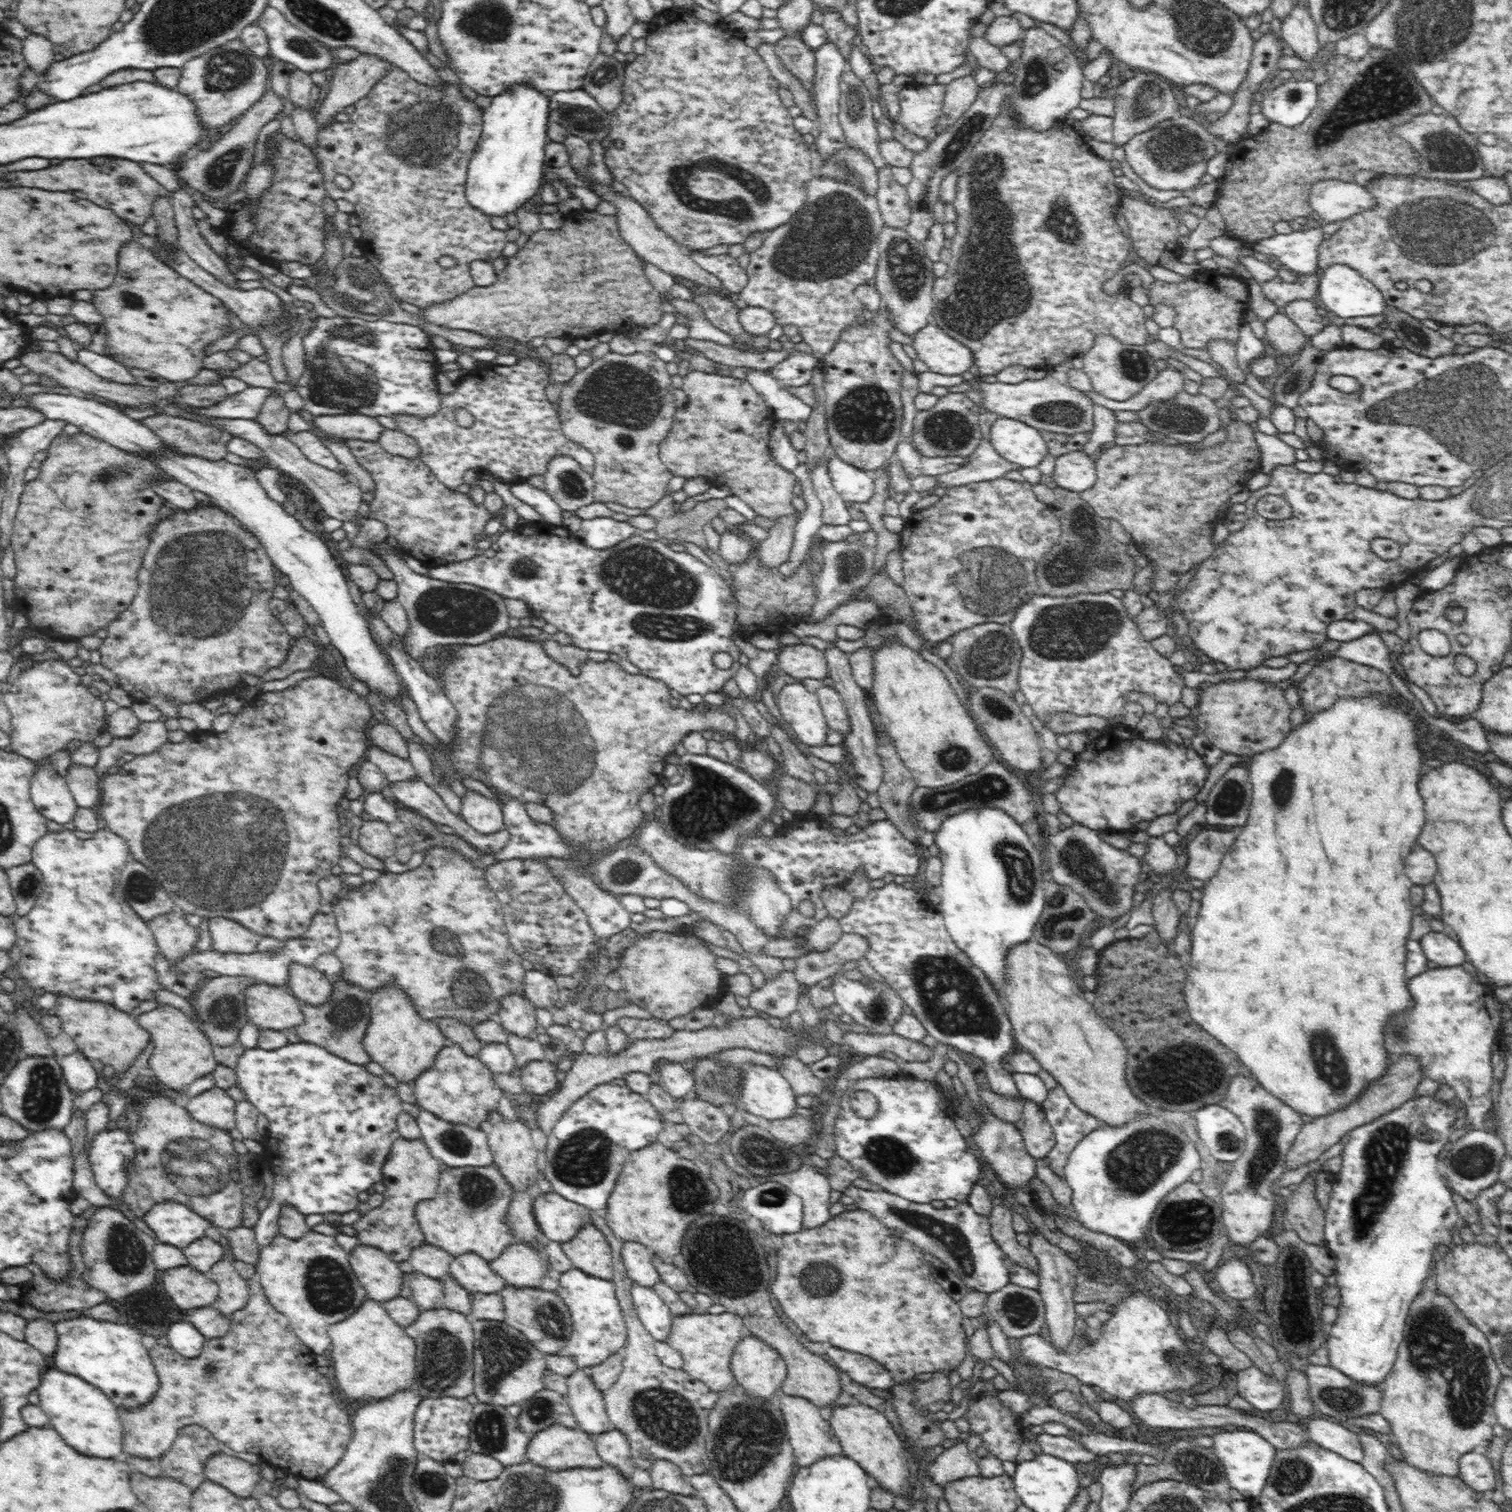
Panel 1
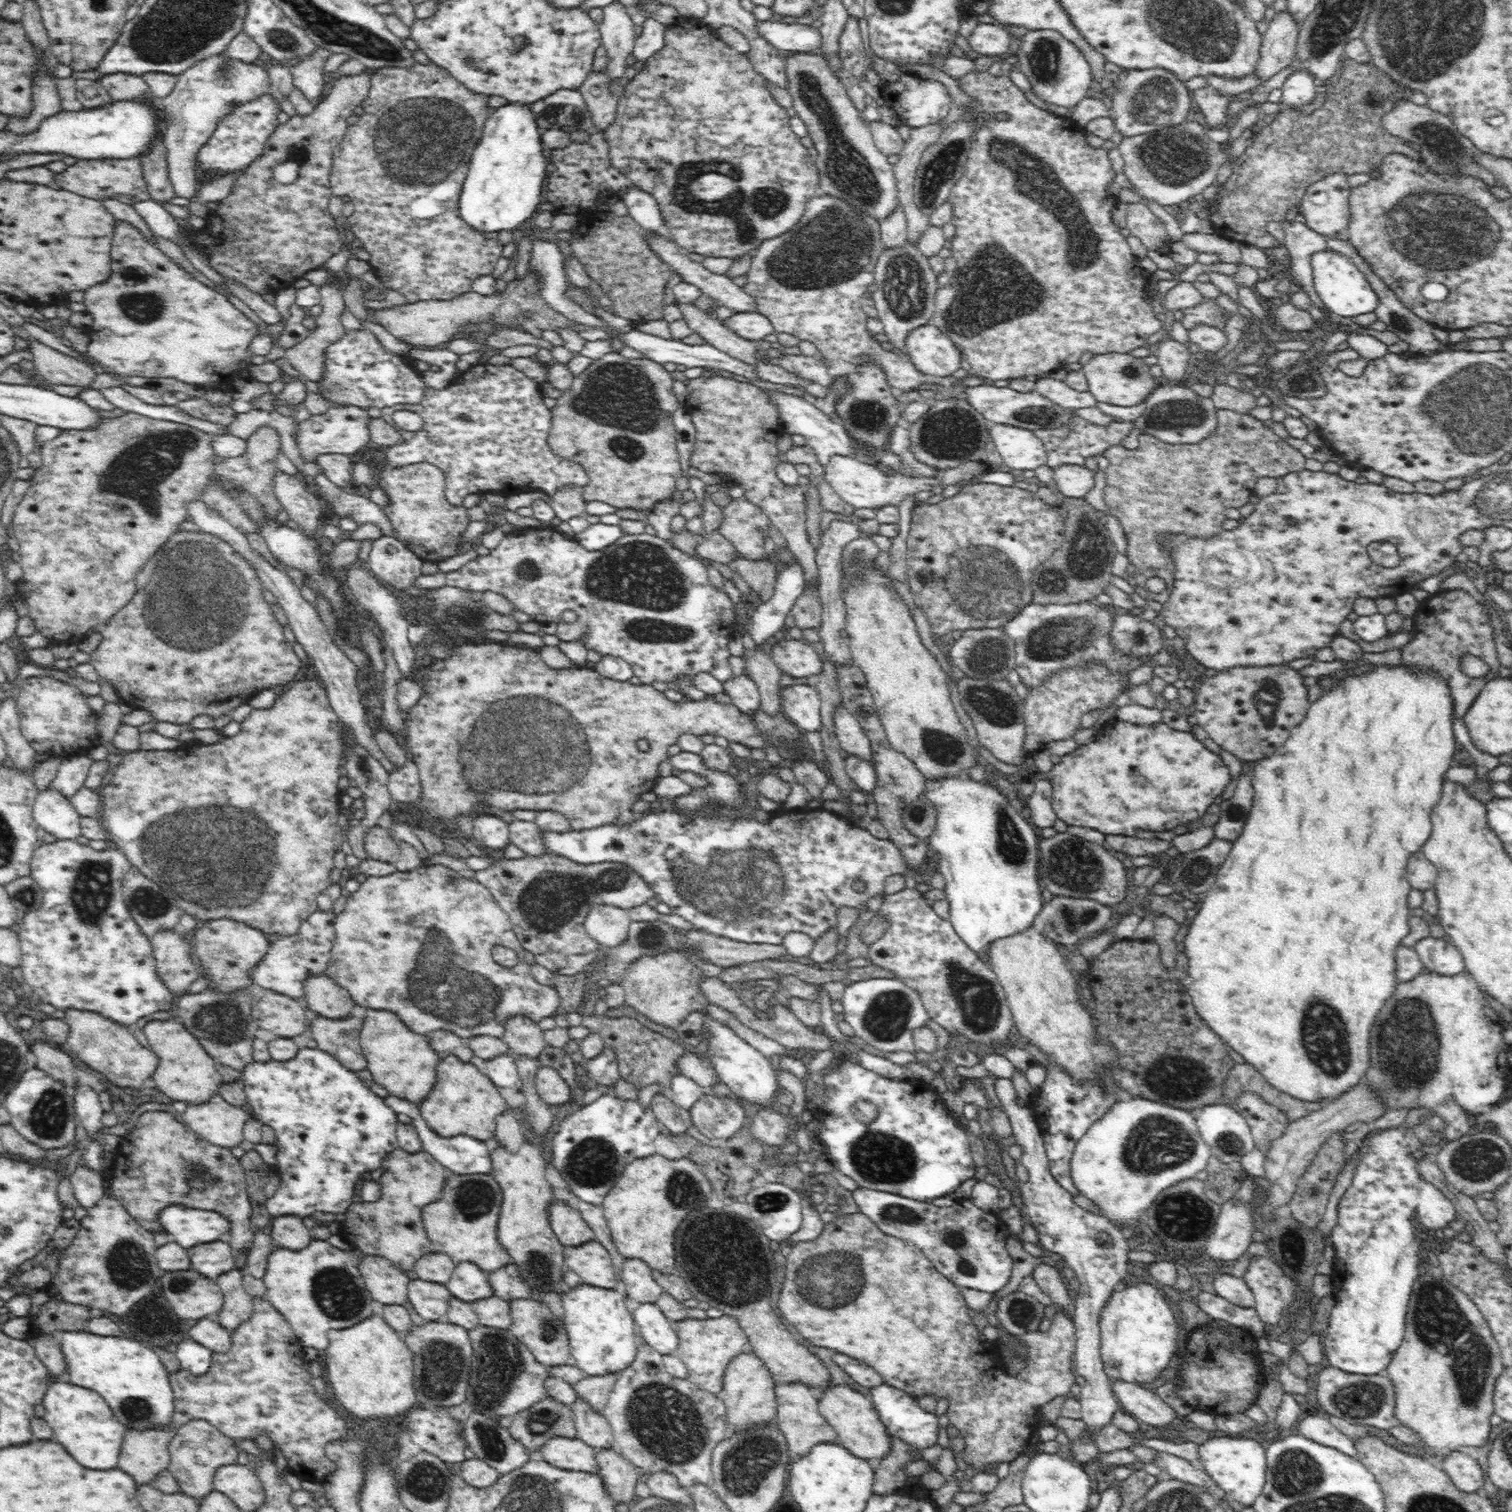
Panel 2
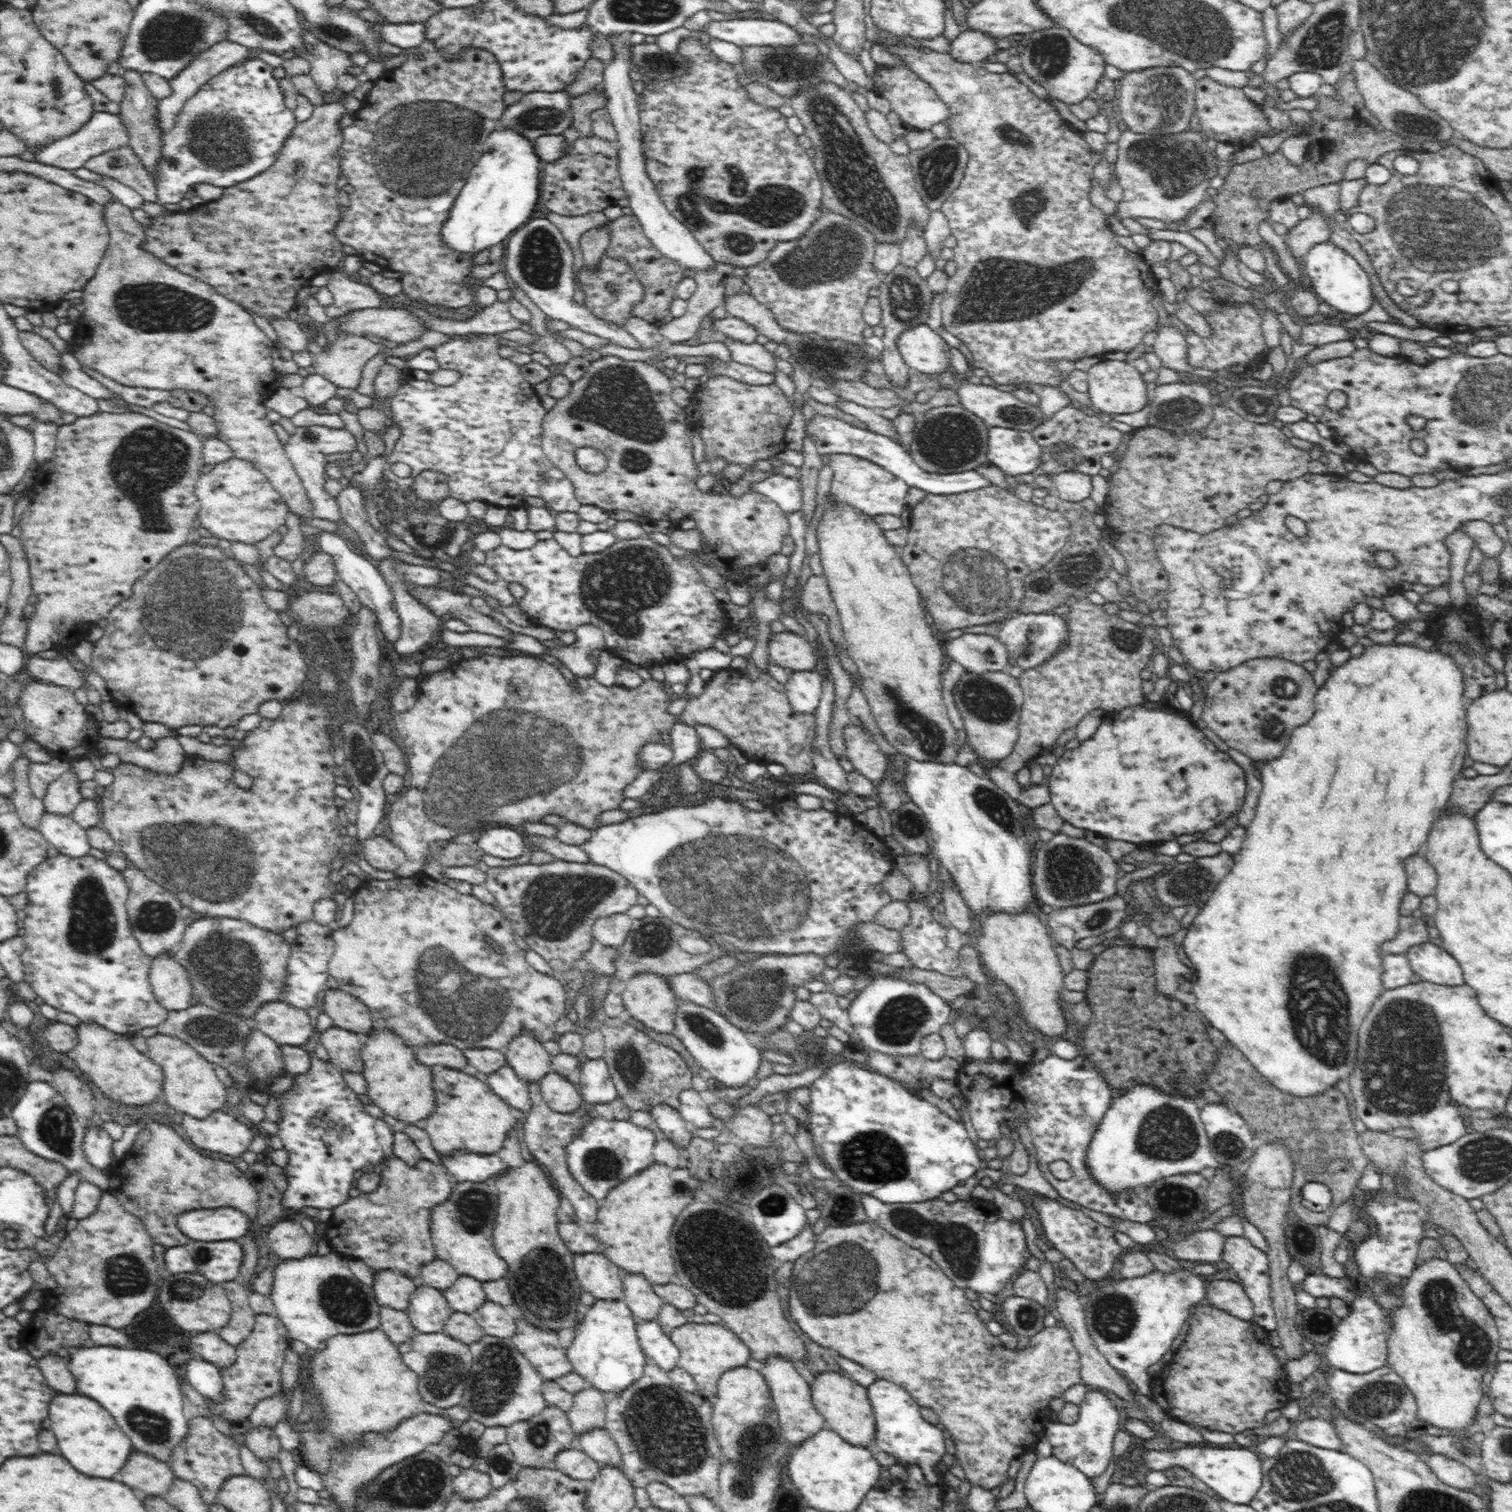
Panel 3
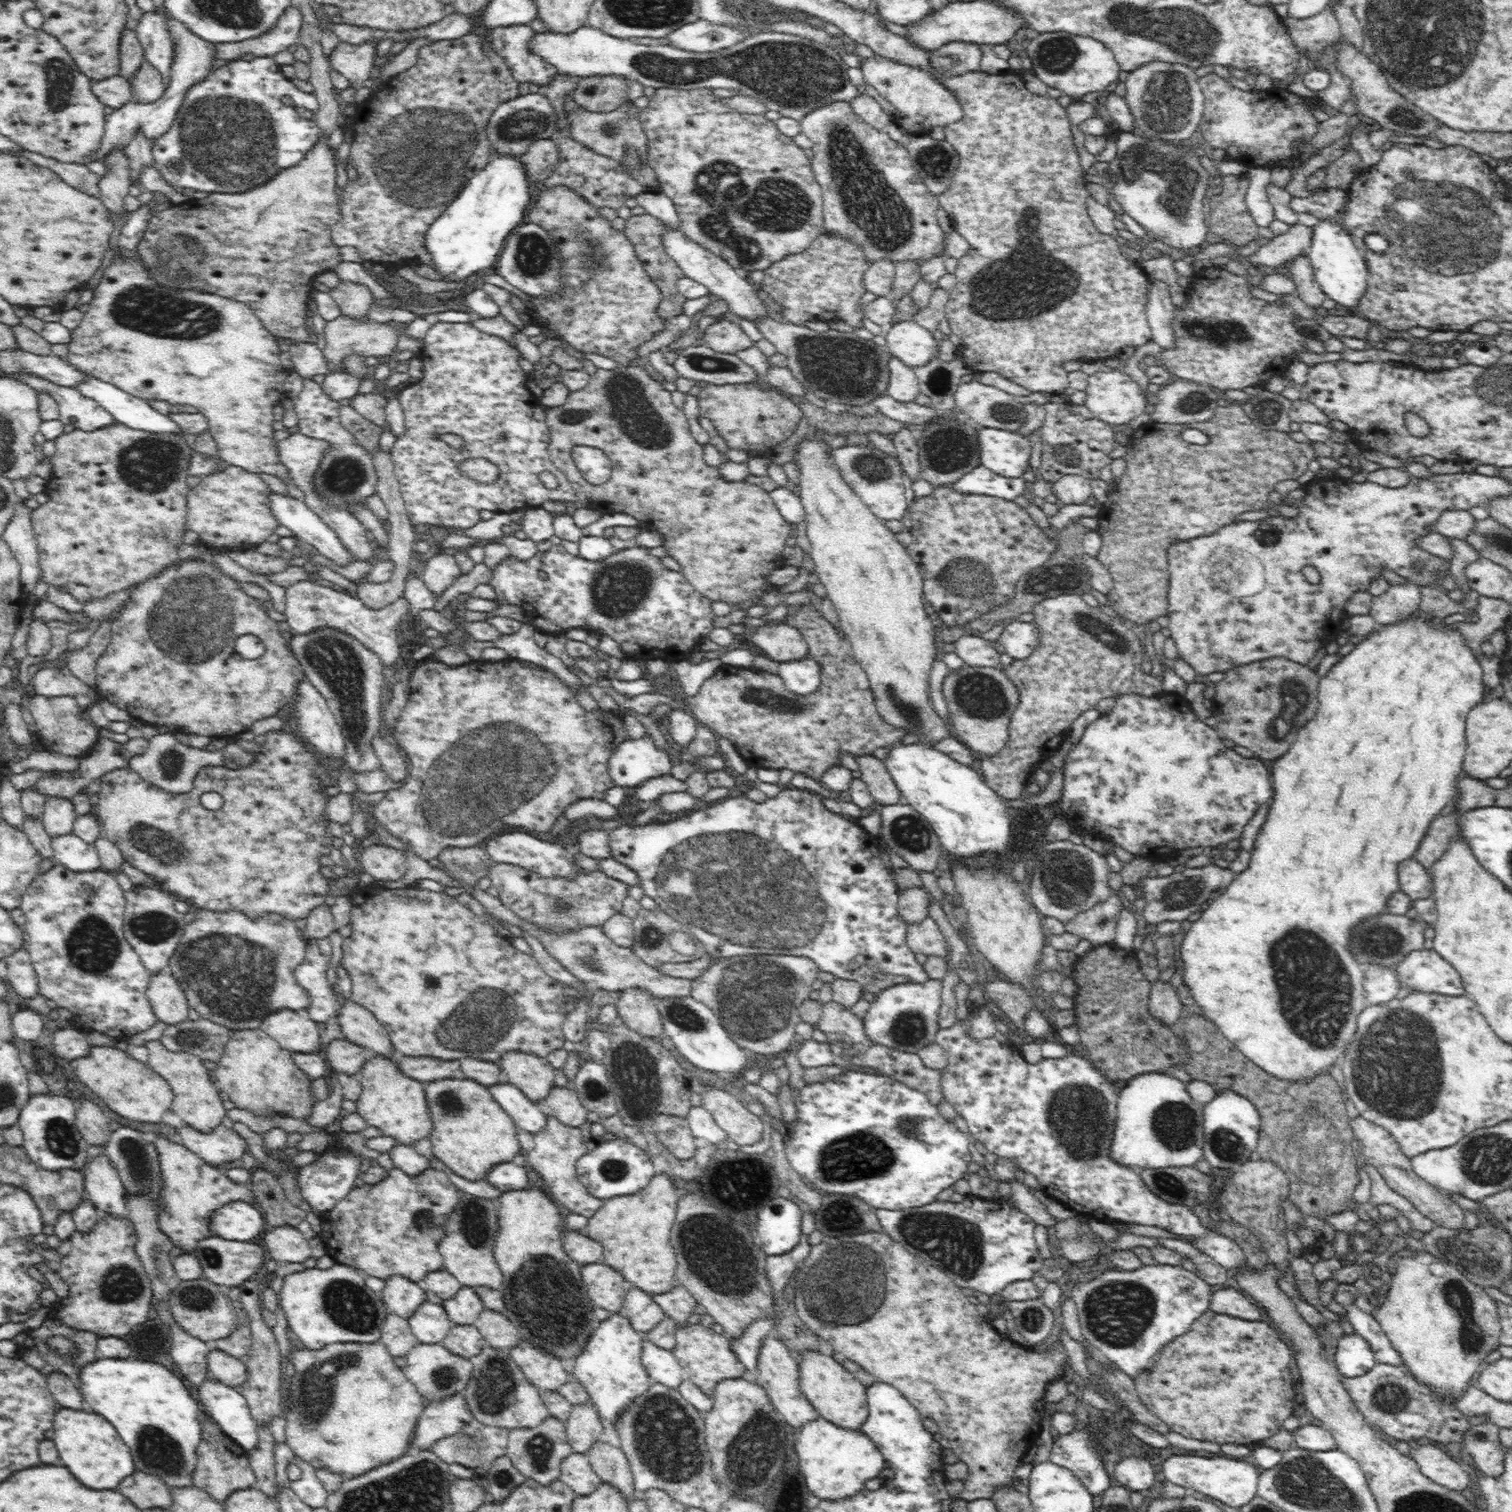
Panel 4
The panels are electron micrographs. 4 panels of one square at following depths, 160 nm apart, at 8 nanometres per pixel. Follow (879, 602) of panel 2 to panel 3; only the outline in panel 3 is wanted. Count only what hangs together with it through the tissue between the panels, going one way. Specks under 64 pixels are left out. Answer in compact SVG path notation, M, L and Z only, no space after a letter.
M840 502L838 506L826 506L826 516L818 524L820 558L826 572L826 581L832 600L838 611L841 629L848 654L856 663L861 677L862 690L869 702L871 713L884 738L902 755L916 760L956 763L958 756L958 732L944 705L942 697L942 645L936 642L926 614L918 604L918 588L912 584L910 571L902 562L900 550L894 552L886 542L883 530L868 514Z

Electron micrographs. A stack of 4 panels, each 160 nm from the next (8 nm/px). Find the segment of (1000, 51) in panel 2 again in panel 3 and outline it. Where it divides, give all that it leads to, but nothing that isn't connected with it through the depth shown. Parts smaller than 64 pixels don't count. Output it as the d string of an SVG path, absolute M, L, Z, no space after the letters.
M962 31L951 42L949 54L953 60L965 64L980 64L985 60L993 59L999 49L996 40L992 37L976 31Z

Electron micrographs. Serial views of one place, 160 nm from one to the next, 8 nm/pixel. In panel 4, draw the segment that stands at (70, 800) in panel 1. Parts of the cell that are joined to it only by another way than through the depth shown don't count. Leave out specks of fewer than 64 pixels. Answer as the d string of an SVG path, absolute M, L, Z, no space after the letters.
M76 833L51 837L54 858L57 864L73 874L101 870L101 860L95 846Z

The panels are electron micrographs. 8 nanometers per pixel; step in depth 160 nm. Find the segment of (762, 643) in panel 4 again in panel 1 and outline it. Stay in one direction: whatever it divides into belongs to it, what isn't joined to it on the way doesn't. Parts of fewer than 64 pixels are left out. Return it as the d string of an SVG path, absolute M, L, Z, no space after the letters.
M806 644L782 648L777 656L777 666L780 672L798 680L824 680L829 676L824 651Z

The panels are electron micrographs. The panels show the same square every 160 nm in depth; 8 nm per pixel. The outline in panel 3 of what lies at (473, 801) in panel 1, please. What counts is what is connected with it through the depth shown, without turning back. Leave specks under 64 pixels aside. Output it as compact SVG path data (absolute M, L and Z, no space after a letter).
M507 826L488 828L477 837L476 845L485 852L498 858L518 858L528 852L528 846L521 830Z

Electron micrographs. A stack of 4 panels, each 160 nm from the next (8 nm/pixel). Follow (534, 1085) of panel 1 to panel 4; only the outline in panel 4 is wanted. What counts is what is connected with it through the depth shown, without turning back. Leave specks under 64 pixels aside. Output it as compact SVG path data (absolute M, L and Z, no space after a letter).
M554 1086L547 1096L548 1114L558 1122L571 1128L580 1128L587 1123L587 1108L580 1102L574 1088L569 1086Z

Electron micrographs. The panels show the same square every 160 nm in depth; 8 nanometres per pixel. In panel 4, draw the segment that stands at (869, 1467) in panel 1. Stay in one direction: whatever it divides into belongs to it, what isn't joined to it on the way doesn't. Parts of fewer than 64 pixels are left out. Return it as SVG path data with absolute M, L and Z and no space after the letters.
M816 1350L802 1356L798 1382L802 1394L812 1403L820 1417L844 1428L860 1430L868 1416L867 1387L833 1357L827 1356L827 1352Z

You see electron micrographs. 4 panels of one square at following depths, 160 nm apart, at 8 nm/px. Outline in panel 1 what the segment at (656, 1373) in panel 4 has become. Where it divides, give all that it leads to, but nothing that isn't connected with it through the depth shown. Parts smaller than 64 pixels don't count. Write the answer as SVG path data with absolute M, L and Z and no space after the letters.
M632 1283L631 1297L636 1307L636 1312L648 1334L656 1342L665 1342L672 1330L673 1314L665 1306L660 1295L650 1287Z

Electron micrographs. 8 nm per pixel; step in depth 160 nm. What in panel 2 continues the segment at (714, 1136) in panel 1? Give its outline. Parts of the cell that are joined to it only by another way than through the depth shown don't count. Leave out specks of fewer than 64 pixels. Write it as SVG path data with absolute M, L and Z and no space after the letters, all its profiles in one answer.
M702 1095L689 1110L694 1127L709 1139L728 1139L746 1124L740 1100Z

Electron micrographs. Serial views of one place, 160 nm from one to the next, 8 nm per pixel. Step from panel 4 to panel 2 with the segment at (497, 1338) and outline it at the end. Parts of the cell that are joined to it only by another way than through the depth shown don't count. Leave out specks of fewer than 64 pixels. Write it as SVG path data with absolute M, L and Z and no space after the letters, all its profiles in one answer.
M492 1296L470 1303L479 1318L479 1324L500 1330L510 1328L512 1319L509 1303L498 1296Z

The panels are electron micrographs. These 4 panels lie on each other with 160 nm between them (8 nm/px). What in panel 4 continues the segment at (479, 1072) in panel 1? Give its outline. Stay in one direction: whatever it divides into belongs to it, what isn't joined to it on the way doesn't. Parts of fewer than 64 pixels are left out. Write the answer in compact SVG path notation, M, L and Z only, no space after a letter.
M466 1078L425 1082L422 1087L433 1124L433 1130L429 1134L433 1154L456 1174L464 1176L466 1180L482 1180L484 1174L488 1176L494 1166L510 1163L516 1156L523 1157L524 1151L518 1142L517 1125L491 1095L489 1087Z

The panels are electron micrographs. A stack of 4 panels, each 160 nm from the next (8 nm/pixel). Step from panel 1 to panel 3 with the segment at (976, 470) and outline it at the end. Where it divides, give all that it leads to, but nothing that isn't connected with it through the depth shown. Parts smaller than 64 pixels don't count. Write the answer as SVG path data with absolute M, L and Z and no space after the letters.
M834 453L825 457L826 464L832 468L831 492L844 503L871 516L899 515L906 508L905 497L911 486L904 479L888 472L875 461L866 460L853 454Z

